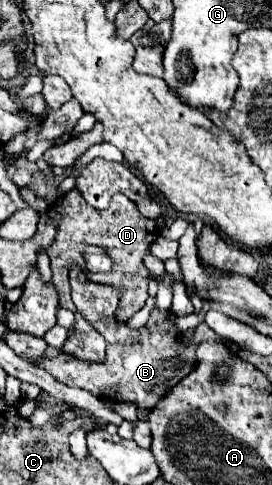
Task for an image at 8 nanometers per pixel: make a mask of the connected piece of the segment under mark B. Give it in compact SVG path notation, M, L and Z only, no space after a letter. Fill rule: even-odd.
M72 266L70 270L70 286L72 286L72 302L78 308L78 312L106 338L106 360L104 362L84 362L74 356L58 354L54 358L40 358L40 362L34 362L34 366L46 370L52 374L58 382L74 388L84 388L92 392L98 398L108 398L112 402L132 402L140 410L152 410L158 400L176 386L196 364L194 350L202 340L214 338L214 332L206 326L206 322L200 322L194 334L194 340L190 346L182 346L180 338L182 332L174 326L174 314L152 310L152 316L148 324L140 330L130 330L126 324L118 324L114 320L114 310L118 306L118 292L110 286L94 284L78 266Z

